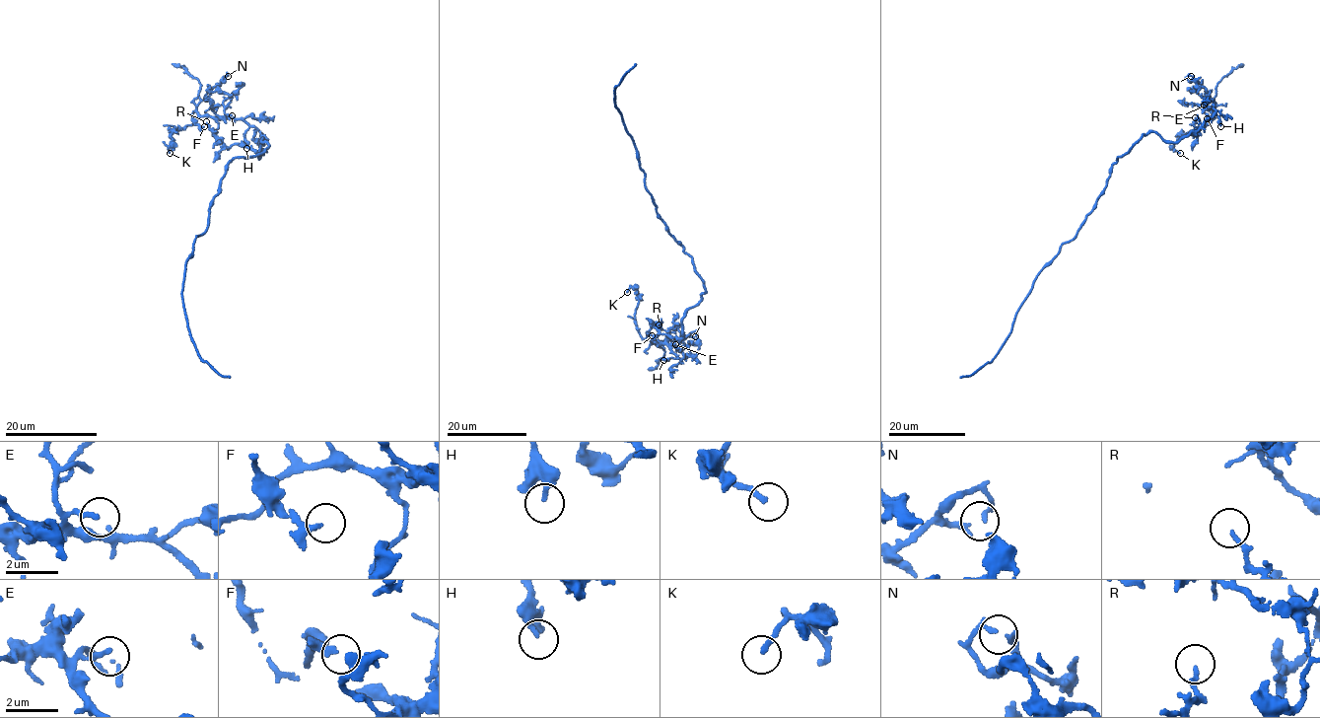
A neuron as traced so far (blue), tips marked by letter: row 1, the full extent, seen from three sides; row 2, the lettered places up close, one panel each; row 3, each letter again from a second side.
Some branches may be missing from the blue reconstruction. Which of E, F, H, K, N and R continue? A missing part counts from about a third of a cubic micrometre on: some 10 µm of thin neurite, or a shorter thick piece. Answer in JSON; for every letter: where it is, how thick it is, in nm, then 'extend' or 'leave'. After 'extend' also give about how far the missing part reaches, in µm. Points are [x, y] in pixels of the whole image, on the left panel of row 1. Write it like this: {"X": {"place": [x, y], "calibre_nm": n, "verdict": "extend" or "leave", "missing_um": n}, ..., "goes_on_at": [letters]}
{"E": {"place": [232, 115], "calibre_nm": 180, "verdict": "leave"}, "F": {"place": [204, 126], "calibre_nm": 190, "verdict": "leave"}, "H": {"place": [246, 148], "calibre_nm": 240, "verdict": "leave"}, "K": {"place": [170, 153], "calibre_nm": 180, "verdict": "leave"}, "N": {"place": [228, 76], "calibre_nm": 170, "verdict": "leave"}, "R": {"place": [206, 121], "calibre_nm": 160, "verdict": "leave"}, "goes_on_at": []}

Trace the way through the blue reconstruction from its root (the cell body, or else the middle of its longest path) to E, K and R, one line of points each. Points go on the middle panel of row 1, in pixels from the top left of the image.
E: (678, 242), (692, 258), (705, 291), (683, 319), (681, 363), (670, 349), (675, 344)
K: (678, 242), (705, 291), (683, 319), (681, 363), (665, 344), (641, 336), (637, 292), (632, 287), (627, 292)
R: (678, 242), (692, 258), (693, 268), (705, 291), (700, 302), (686, 311), (682, 337), (662, 333), (659, 324)

